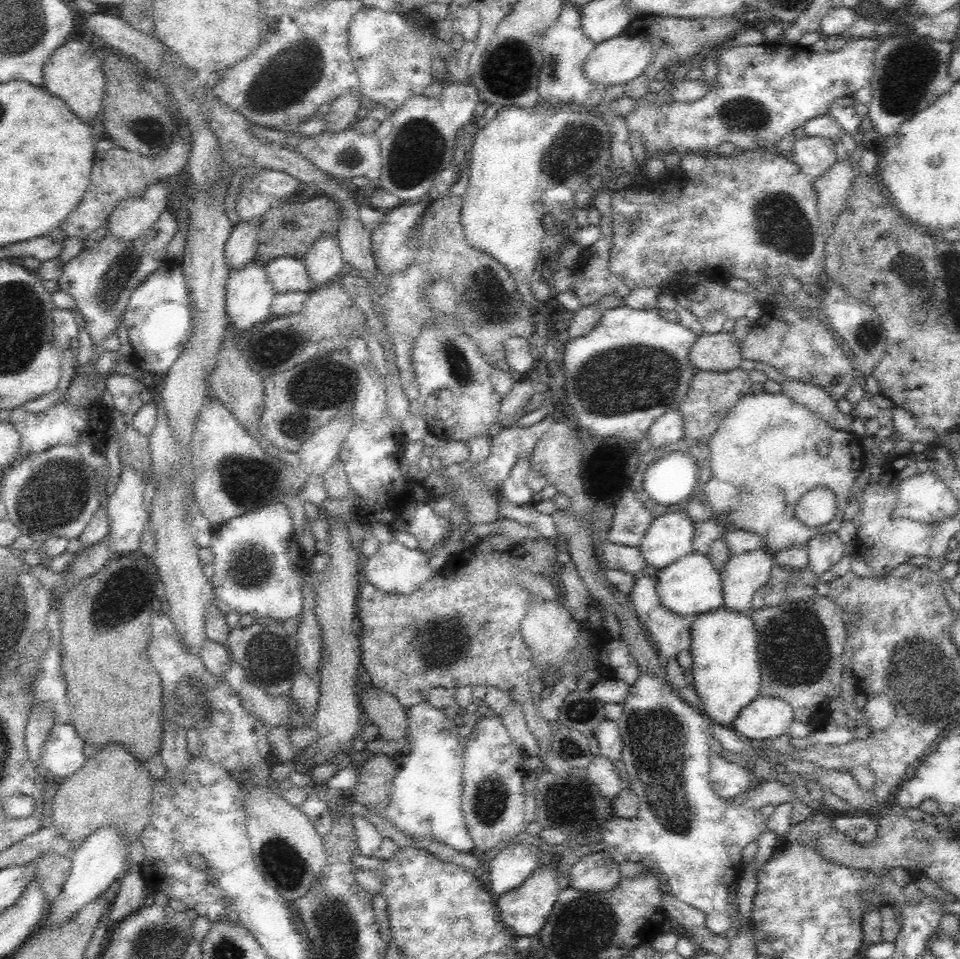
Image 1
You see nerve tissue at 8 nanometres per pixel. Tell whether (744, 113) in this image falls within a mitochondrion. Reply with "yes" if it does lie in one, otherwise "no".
yes

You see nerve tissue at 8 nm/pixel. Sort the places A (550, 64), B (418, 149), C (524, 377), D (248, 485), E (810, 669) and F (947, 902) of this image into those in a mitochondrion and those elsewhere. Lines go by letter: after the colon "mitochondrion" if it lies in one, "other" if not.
A: mitochondrion
B: mitochondrion
C: other
D: mitochondrion
E: mitochondrion
F: other

